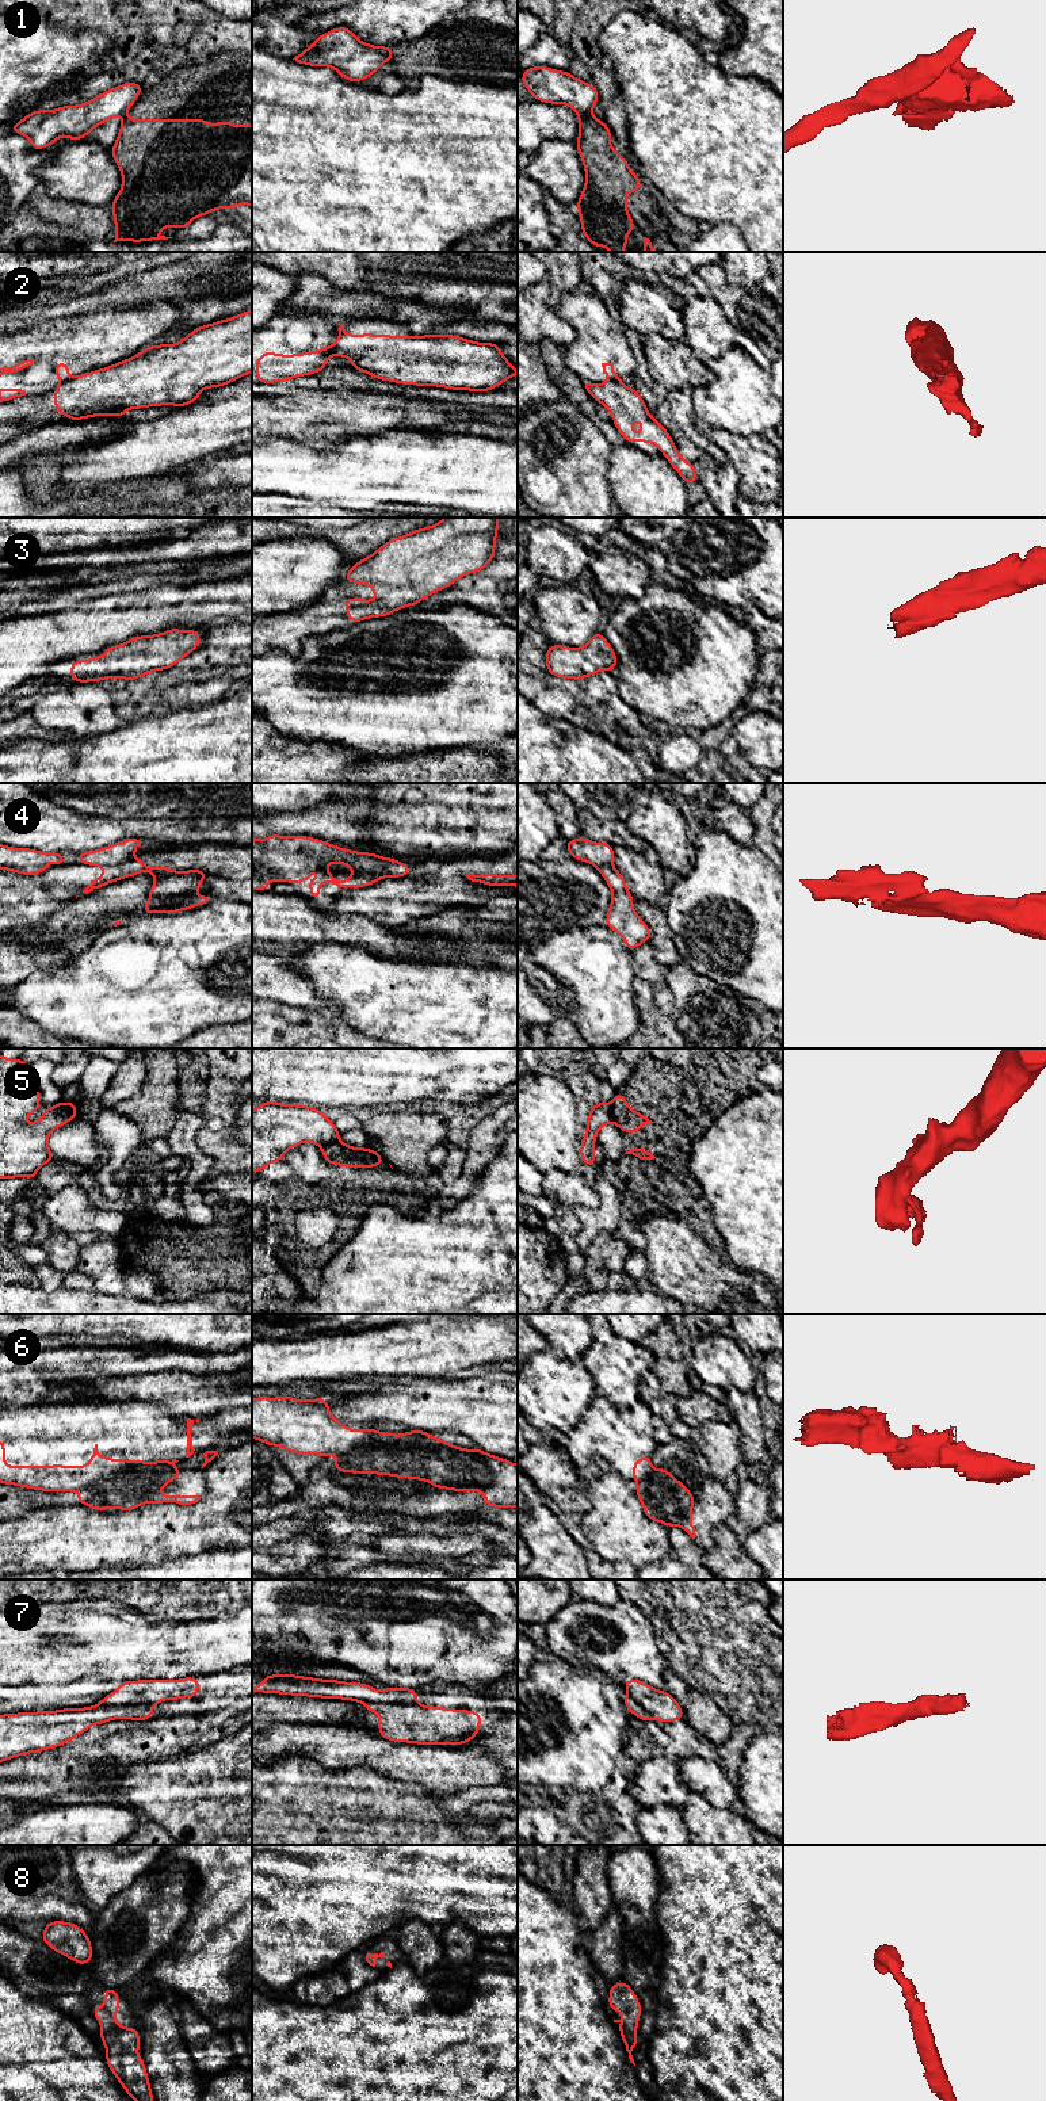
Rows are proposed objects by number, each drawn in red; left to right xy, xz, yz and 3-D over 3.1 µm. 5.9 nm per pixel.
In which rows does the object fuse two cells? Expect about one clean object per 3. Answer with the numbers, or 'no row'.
1, 2, 4, 5, 6

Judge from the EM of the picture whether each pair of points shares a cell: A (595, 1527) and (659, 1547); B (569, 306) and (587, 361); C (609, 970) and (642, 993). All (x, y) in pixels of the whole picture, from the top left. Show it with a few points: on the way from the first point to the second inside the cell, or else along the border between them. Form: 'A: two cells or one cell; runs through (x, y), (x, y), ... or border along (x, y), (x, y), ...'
A: one cell; runs through (611, 1527), (642, 1542)
B: one cell; runs through (583, 320), (587, 324), (587, 347)
C: two cells; border along (636, 977), (634, 1003), (640, 1017)

